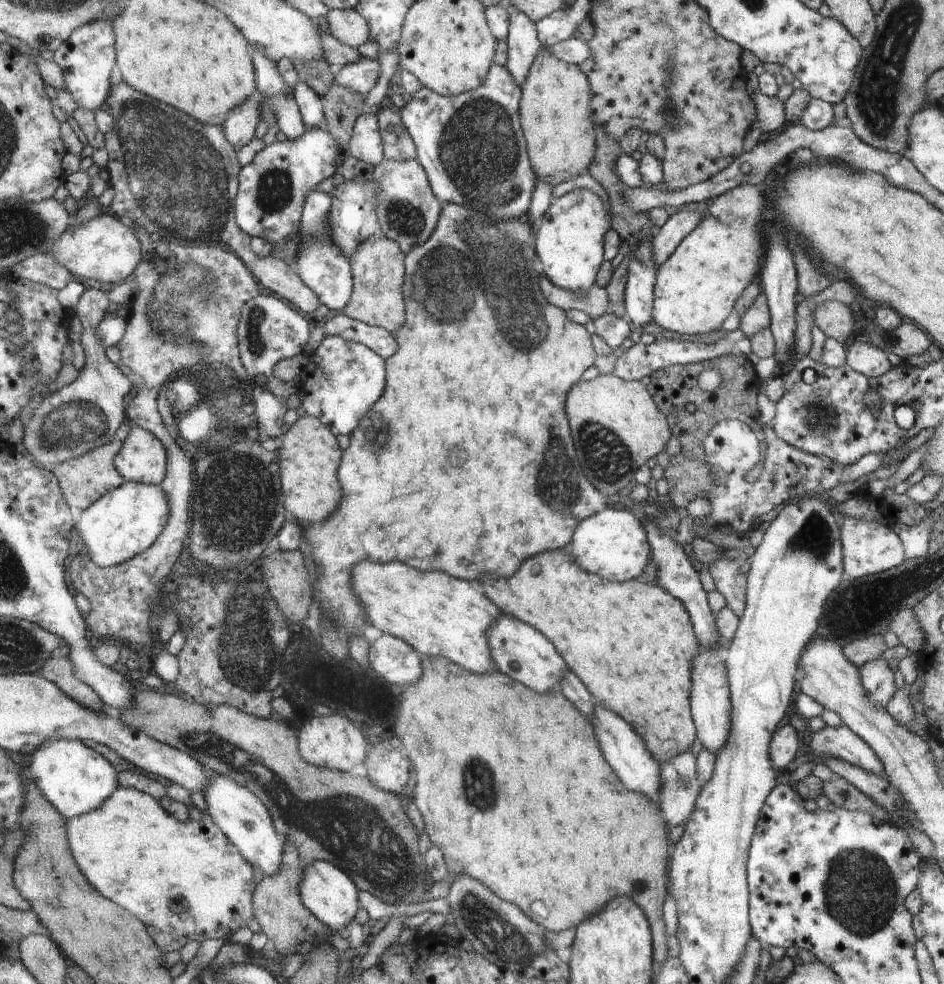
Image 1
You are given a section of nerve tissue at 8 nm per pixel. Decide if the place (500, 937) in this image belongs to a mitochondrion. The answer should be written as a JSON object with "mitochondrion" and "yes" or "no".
{"mitochondrion":"yes"}

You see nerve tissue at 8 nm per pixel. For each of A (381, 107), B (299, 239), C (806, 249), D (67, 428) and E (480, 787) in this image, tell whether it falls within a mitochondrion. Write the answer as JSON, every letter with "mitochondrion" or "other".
{"A":"other","B":"other","C":"other","D":"mitochondrion","E":"mitochondrion"}

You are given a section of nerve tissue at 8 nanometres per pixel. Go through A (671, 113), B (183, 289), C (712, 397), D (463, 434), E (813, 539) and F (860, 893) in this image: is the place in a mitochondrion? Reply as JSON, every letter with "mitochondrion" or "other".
{"A":"mitochondrion","B":"mitochondrion","C":"other","D":"other","E":"mitochondrion","F":"mitochondrion"}

